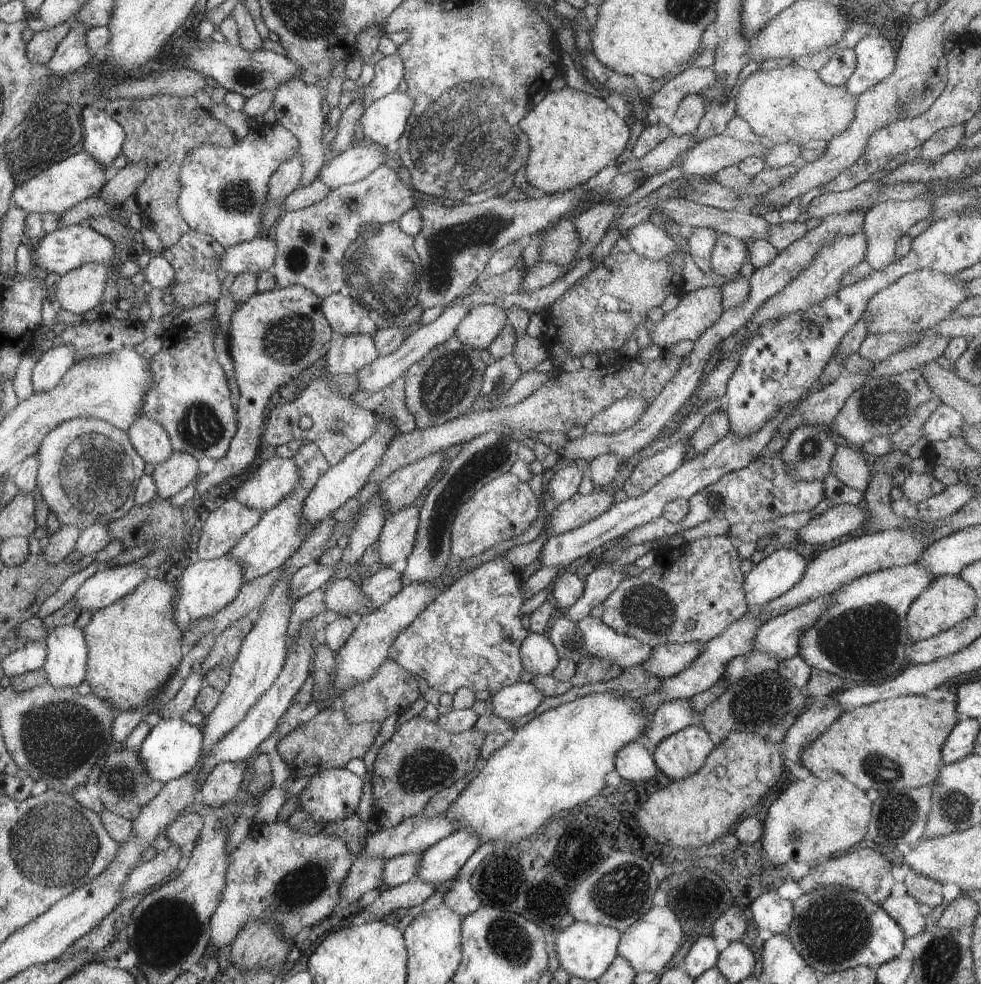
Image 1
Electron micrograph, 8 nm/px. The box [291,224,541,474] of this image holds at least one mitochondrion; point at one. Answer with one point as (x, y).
(387, 285)

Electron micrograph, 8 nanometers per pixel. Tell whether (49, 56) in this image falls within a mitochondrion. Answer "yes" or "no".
no

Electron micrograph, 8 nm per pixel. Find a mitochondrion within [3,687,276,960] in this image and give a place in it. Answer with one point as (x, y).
(52, 843)

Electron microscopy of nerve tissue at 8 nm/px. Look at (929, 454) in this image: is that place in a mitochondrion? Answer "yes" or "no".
no

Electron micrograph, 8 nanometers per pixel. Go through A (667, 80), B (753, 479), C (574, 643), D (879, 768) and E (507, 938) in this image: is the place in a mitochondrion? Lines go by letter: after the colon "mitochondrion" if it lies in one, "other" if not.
A: other
B: other
C: mitochondrion
D: mitochondrion
E: mitochondrion

